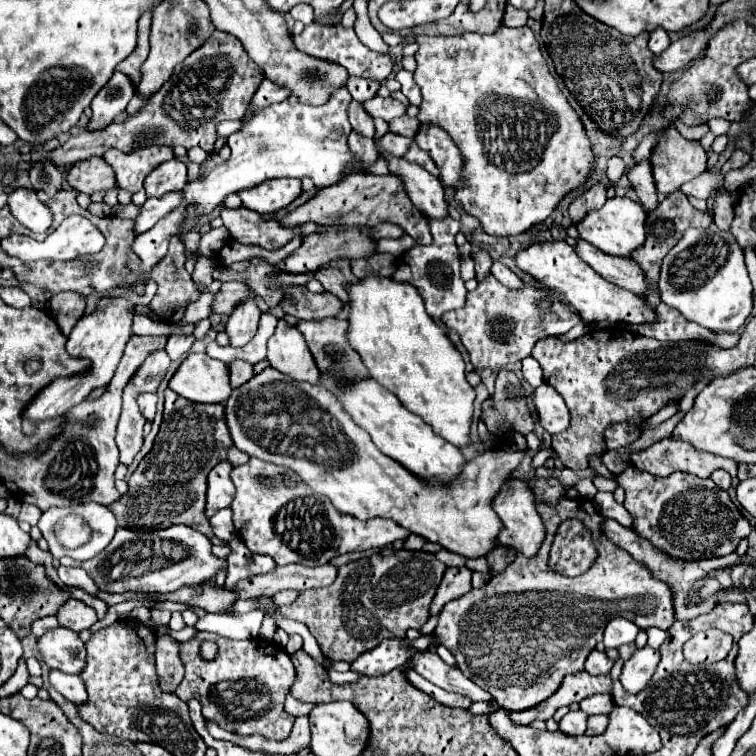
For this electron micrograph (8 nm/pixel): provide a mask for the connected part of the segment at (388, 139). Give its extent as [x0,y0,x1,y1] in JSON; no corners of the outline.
[376,133,412,157]

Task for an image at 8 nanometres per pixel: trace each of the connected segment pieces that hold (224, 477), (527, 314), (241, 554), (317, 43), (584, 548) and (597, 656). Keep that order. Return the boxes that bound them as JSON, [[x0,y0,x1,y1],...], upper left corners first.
[[206,461,234,517],[442,275,580,369],[226,539,276,591],[292,25,392,81],[550,521,596,577],[586,651,614,675]]

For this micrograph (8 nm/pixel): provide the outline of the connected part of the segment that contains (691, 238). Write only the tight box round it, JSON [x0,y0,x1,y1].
[658,223,752,333]

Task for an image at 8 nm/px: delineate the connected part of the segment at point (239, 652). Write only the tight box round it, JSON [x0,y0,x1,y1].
[176,631,296,741]

